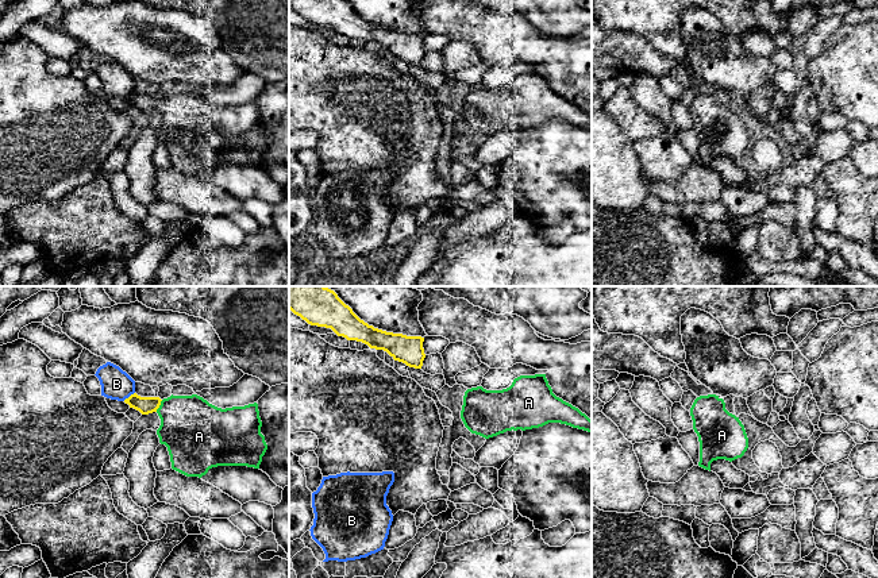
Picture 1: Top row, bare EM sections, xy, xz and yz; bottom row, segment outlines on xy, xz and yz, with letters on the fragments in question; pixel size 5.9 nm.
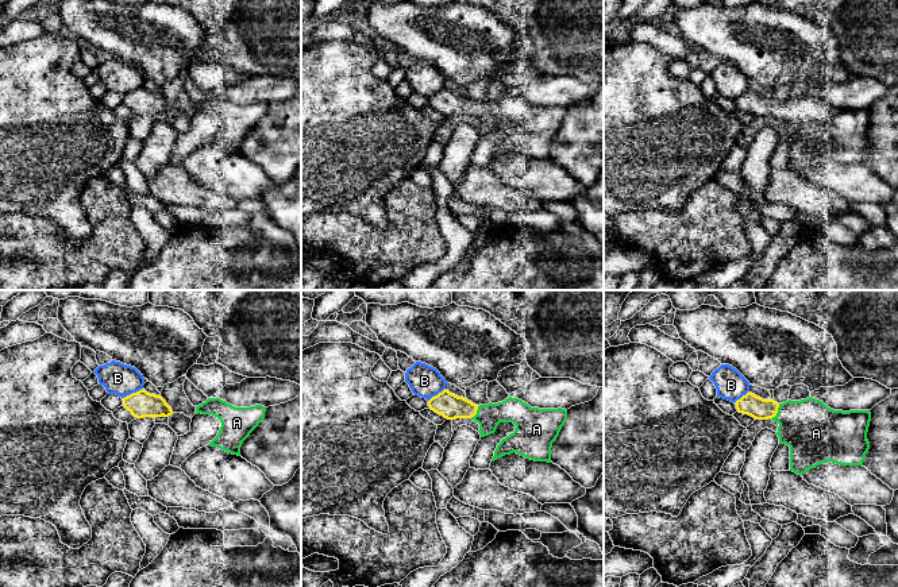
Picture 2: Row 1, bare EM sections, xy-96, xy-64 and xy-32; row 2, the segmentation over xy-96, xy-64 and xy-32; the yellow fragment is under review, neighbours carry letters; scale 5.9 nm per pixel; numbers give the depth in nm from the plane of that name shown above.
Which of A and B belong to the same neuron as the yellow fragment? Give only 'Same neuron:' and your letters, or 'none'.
Same neuron: A

